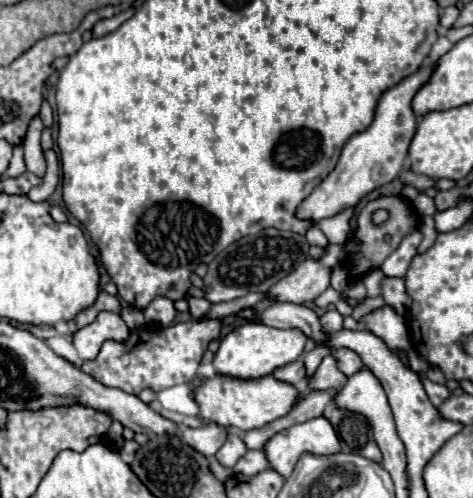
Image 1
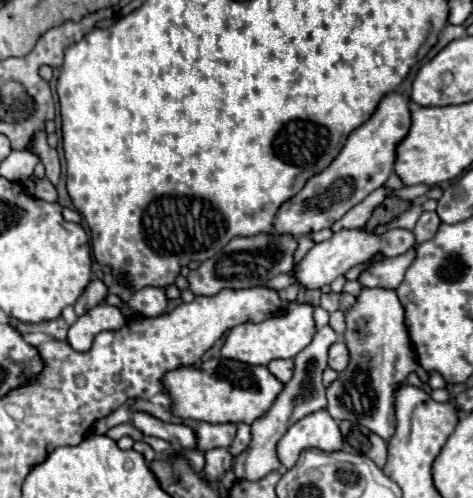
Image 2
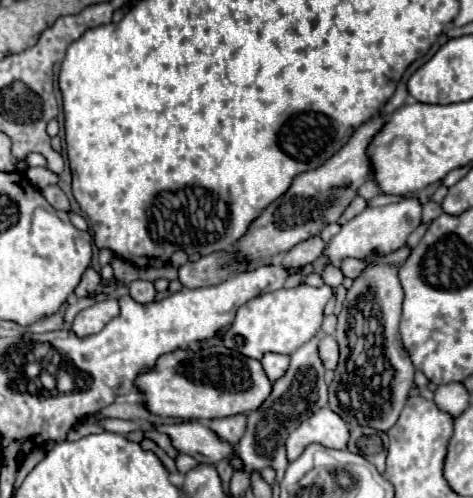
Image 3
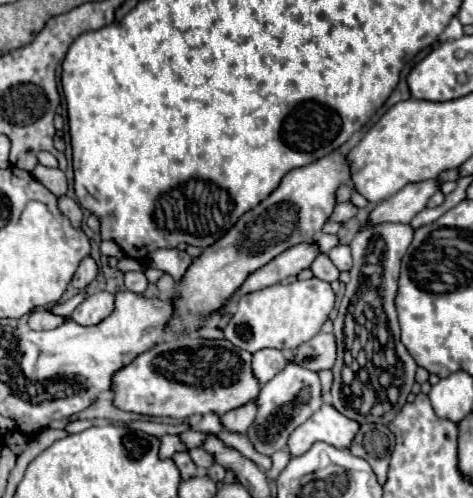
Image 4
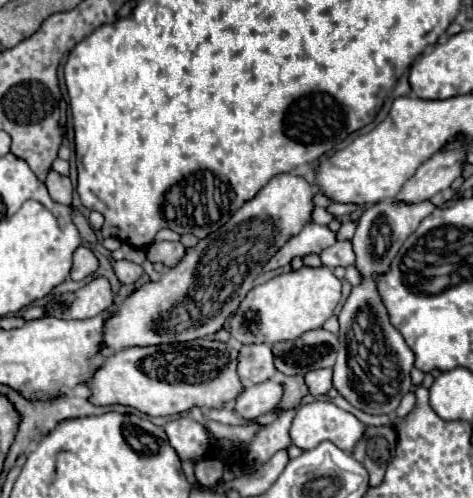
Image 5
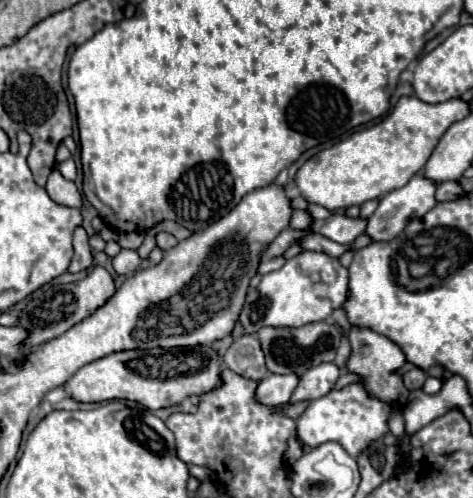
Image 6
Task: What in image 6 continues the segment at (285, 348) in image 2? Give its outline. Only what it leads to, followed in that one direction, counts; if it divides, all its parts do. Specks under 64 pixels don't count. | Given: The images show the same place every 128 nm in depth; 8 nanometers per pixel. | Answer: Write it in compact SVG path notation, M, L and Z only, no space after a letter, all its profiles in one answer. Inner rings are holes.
M300 252L286 260L280 270L262 276L258 288L248 292L240 314L240 324L246 332L258 332L264 326L304 326L308 322L328 320L342 306L348 292L348 268L324 252Z

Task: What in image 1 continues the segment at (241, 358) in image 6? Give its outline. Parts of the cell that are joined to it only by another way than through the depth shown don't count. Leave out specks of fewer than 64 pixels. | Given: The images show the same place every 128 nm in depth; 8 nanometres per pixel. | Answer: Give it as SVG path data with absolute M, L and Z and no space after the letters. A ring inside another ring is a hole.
M302 358L294 360L292 364L286 364L286 366L276 368L274 376L276 376L278 380L282 380L282 382L288 382L288 384L298 386L298 384L304 380L304 376L306 376L306 370L304 370L304 362L302 362Z

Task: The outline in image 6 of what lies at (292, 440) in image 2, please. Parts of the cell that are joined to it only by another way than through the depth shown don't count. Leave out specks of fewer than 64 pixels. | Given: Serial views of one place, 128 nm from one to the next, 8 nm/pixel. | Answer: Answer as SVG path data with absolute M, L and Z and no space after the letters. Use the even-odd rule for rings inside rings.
M348 384L308 404L304 414L296 420L298 438L302 440L302 444L308 444L312 448L324 442L338 442L352 458L358 458L360 452L368 448L368 444L388 434L388 420L392 416L392 410L394 410L392 404L384 404L382 400L368 396L368 392L360 388L360 384Z

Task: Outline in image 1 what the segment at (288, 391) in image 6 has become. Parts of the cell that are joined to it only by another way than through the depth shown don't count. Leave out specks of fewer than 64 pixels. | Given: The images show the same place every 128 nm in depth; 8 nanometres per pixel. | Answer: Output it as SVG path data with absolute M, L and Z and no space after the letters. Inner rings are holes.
M204 424L200 428L186 428L182 432L182 440L204 456L214 456L218 448L226 442L226 436L228 430L220 428L218 424Z

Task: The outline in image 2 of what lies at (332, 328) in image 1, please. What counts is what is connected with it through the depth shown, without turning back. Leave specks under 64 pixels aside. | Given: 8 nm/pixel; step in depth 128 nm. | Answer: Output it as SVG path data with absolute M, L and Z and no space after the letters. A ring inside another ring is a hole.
M324 326L316 332L314 340L310 346L306 346L296 358L294 358L294 376L292 380L288 380L282 388L282 392L276 396L274 404L268 408L268 412L264 412L264 416L260 416L260 420L252 422L252 440L248 444L248 448L236 458L236 466L234 466L234 474L238 480L256 481L264 478L268 472L274 470L282 470L282 464L276 456L276 444L278 440L284 436L286 428L290 428L292 424L296 424L300 418L326 408L326 388L322 384L322 372L326 368L326 360L328 360L328 348L330 344L336 340L336 332L330 326Z

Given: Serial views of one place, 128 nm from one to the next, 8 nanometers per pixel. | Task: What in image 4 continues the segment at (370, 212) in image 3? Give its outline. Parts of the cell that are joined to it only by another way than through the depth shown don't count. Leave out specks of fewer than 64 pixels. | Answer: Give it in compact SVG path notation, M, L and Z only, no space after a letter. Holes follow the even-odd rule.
M438 178L422 180L416 184L406 184L396 196L386 198L380 202L372 214L372 222L402 222L408 224L420 210L426 208L426 202L432 198L434 192L440 190Z

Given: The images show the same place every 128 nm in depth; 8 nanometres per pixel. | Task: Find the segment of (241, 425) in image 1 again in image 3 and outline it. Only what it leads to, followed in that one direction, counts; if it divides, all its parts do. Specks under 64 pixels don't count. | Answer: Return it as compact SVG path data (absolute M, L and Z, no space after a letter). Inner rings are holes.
M194 344L188 350L178 348L176 352L168 352L156 360L152 370L136 376L136 386L148 412L184 420L214 420L252 412L272 392L272 382L258 360L240 356L240 352L232 352L222 344L206 348Z

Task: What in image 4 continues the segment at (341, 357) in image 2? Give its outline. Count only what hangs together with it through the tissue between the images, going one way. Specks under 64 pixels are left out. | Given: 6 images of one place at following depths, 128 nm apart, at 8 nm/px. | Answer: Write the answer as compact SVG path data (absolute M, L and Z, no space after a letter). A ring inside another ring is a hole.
M318 332L312 340L300 344L300 348L296 348L290 354L288 362L292 362L292 360L296 360L296 364L304 364L304 368L308 368L312 372L332 368L334 360L336 360L334 336Z

